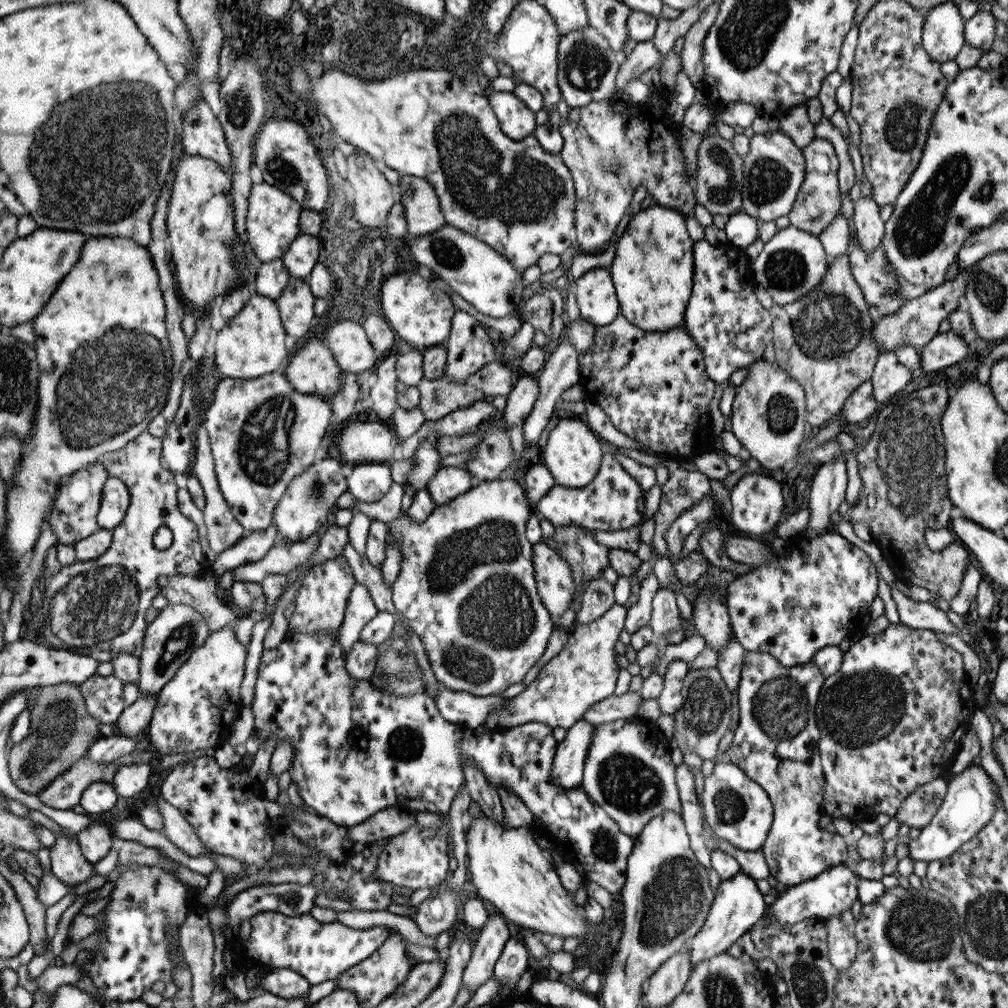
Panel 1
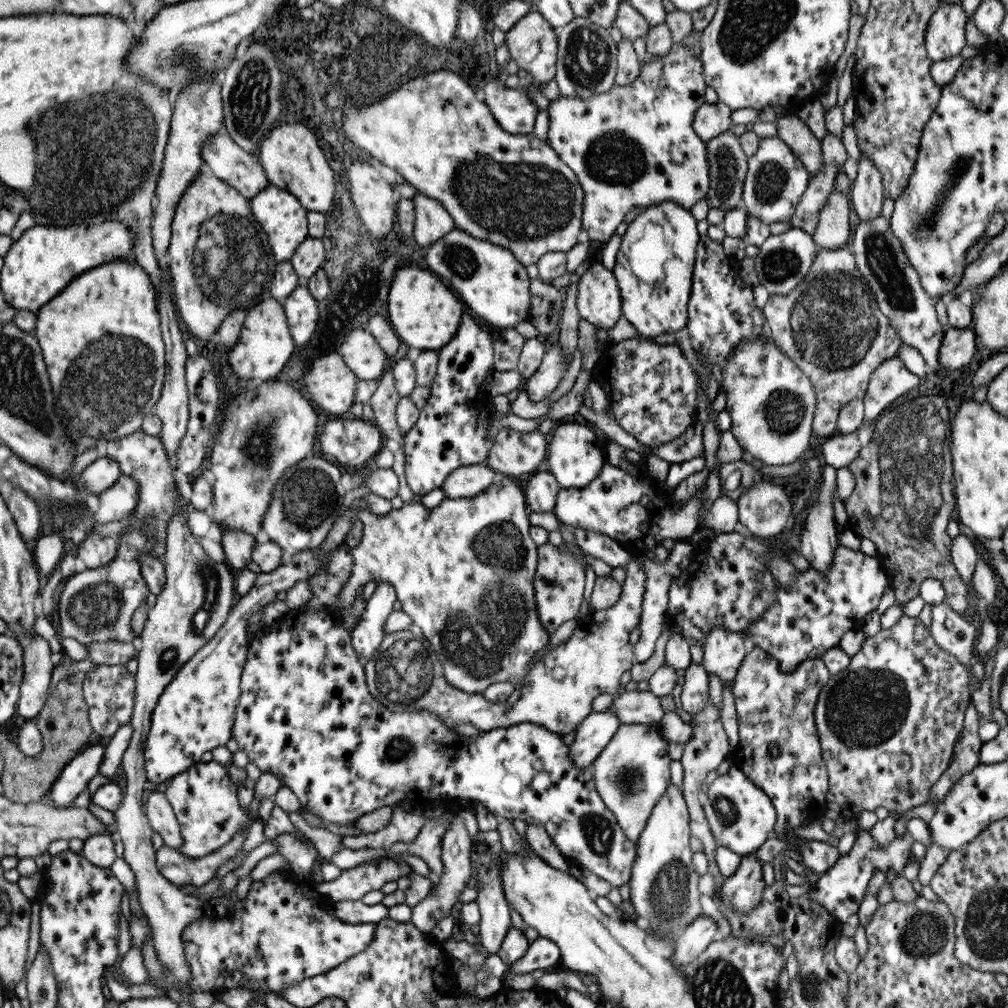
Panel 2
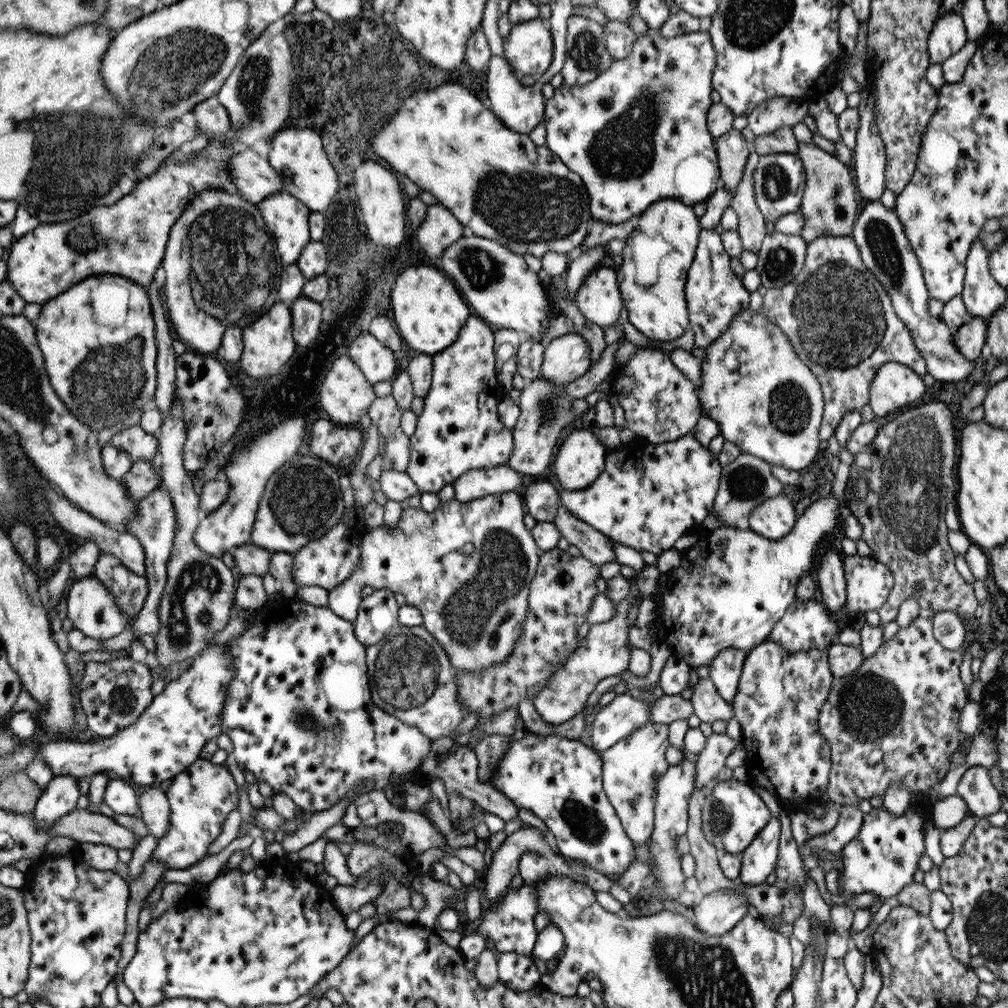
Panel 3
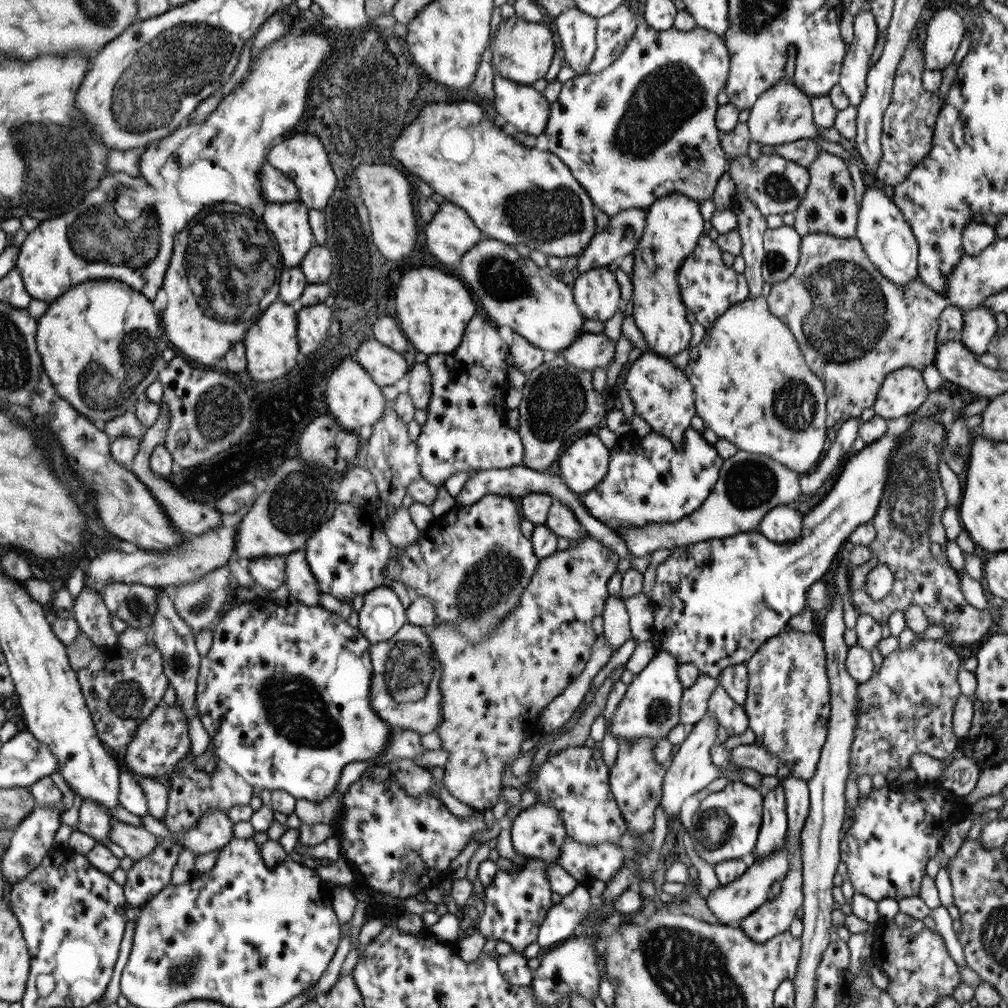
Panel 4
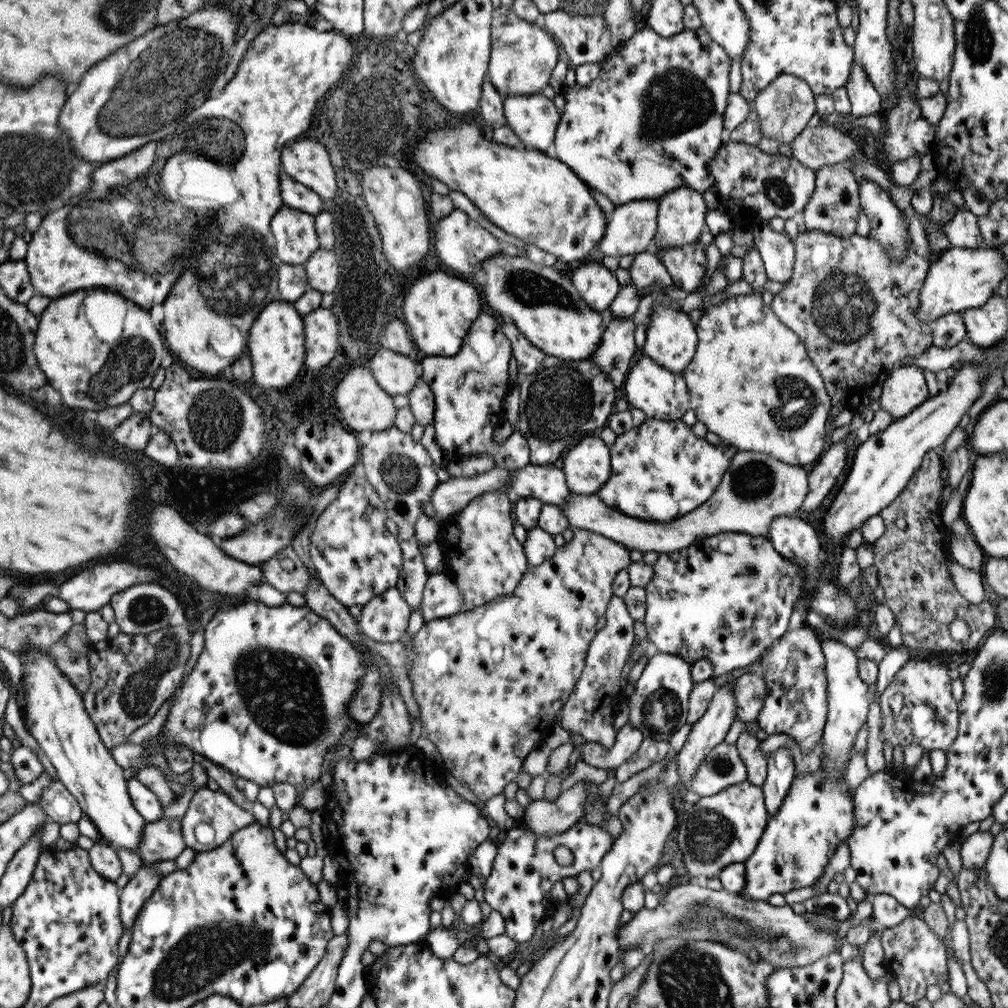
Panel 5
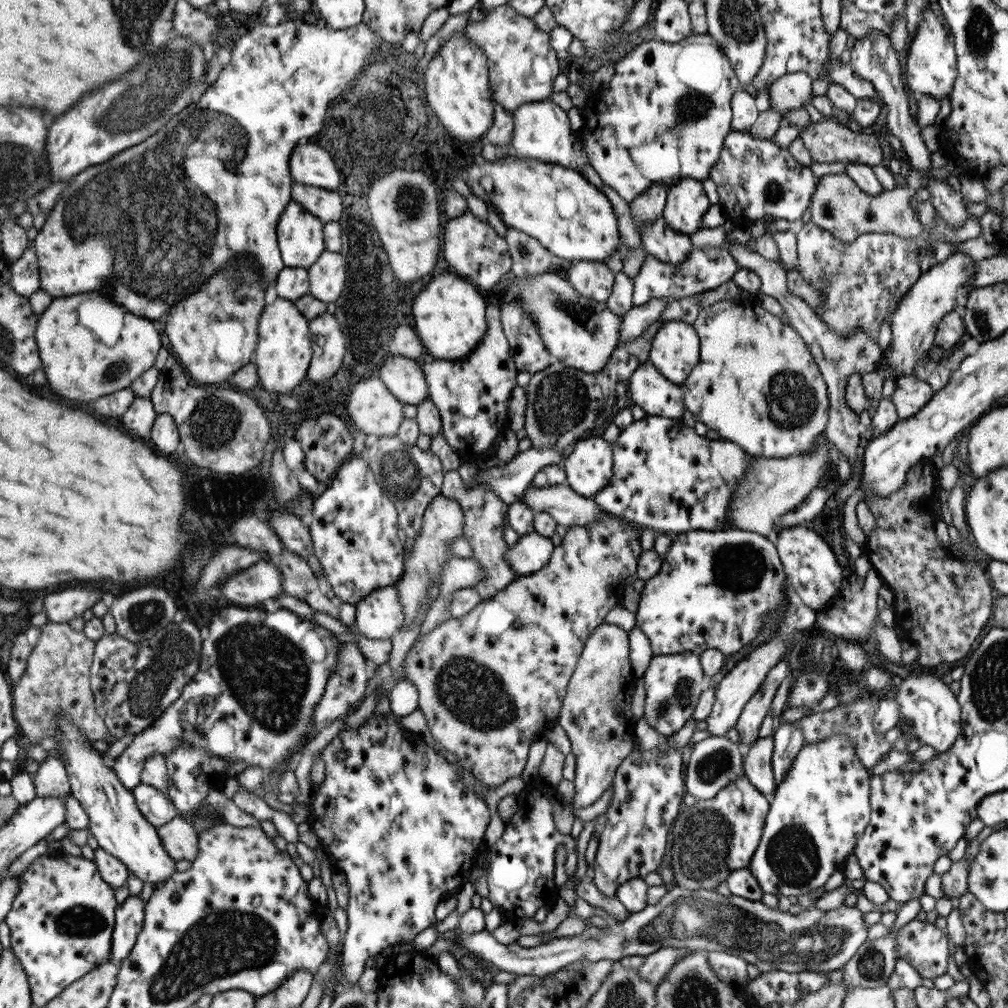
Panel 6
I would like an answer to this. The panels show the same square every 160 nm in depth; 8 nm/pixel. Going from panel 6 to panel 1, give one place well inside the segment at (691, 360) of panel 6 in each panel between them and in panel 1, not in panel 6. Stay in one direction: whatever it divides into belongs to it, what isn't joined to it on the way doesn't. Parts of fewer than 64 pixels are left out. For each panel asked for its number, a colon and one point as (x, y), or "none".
1: (652, 269)
2: (653, 267)
3: (659, 250)
4: (672, 225)
5: (670, 339)

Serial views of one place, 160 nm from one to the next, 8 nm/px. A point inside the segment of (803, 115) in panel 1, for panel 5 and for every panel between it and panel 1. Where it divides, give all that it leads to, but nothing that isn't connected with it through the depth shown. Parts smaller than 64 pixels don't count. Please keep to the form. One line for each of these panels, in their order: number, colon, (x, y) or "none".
2: (793, 133)
3: (829, 203)
4: (828, 206)
5: (833, 206)

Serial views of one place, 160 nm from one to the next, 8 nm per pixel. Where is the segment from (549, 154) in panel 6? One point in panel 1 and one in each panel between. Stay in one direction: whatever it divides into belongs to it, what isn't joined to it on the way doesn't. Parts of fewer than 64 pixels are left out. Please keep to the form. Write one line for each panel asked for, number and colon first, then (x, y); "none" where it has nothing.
1: (514, 119)
2: (511, 108)
3: (520, 108)
4: (520, 108)
5: (533, 118)

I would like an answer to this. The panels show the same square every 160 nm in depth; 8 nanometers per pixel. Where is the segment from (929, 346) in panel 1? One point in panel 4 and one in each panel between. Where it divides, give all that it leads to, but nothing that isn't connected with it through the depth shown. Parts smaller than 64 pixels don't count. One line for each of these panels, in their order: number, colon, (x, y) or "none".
2: (957, 346)
3: (969, 338)
4: (978, 329)

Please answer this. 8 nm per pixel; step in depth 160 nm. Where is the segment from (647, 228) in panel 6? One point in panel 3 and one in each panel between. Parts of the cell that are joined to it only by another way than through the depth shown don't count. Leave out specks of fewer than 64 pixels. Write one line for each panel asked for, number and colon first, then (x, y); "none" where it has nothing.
3: (714, 294)
4: (707, 288)
5: (685, 266)

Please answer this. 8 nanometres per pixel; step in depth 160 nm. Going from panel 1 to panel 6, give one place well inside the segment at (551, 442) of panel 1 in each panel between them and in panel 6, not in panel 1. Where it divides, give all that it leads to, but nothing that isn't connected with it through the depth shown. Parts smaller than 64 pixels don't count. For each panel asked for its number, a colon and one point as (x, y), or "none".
2: (575, 455)
3: (579, 459)
4: (583, 464)
5: (586, 466)
6: (588, 467)

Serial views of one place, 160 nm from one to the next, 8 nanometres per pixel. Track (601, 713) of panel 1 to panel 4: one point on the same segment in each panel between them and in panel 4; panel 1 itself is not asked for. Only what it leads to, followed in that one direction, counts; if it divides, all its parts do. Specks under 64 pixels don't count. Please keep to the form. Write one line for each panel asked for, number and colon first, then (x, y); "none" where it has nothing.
2: (632, 707)
3: (664, 710)
4: (693, 703)

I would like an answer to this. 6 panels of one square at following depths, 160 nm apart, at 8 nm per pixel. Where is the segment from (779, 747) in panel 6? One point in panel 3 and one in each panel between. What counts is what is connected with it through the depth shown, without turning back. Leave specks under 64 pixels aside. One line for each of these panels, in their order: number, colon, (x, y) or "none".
3: (757, 861)
4: (770, 836)
5: (779, 767)

